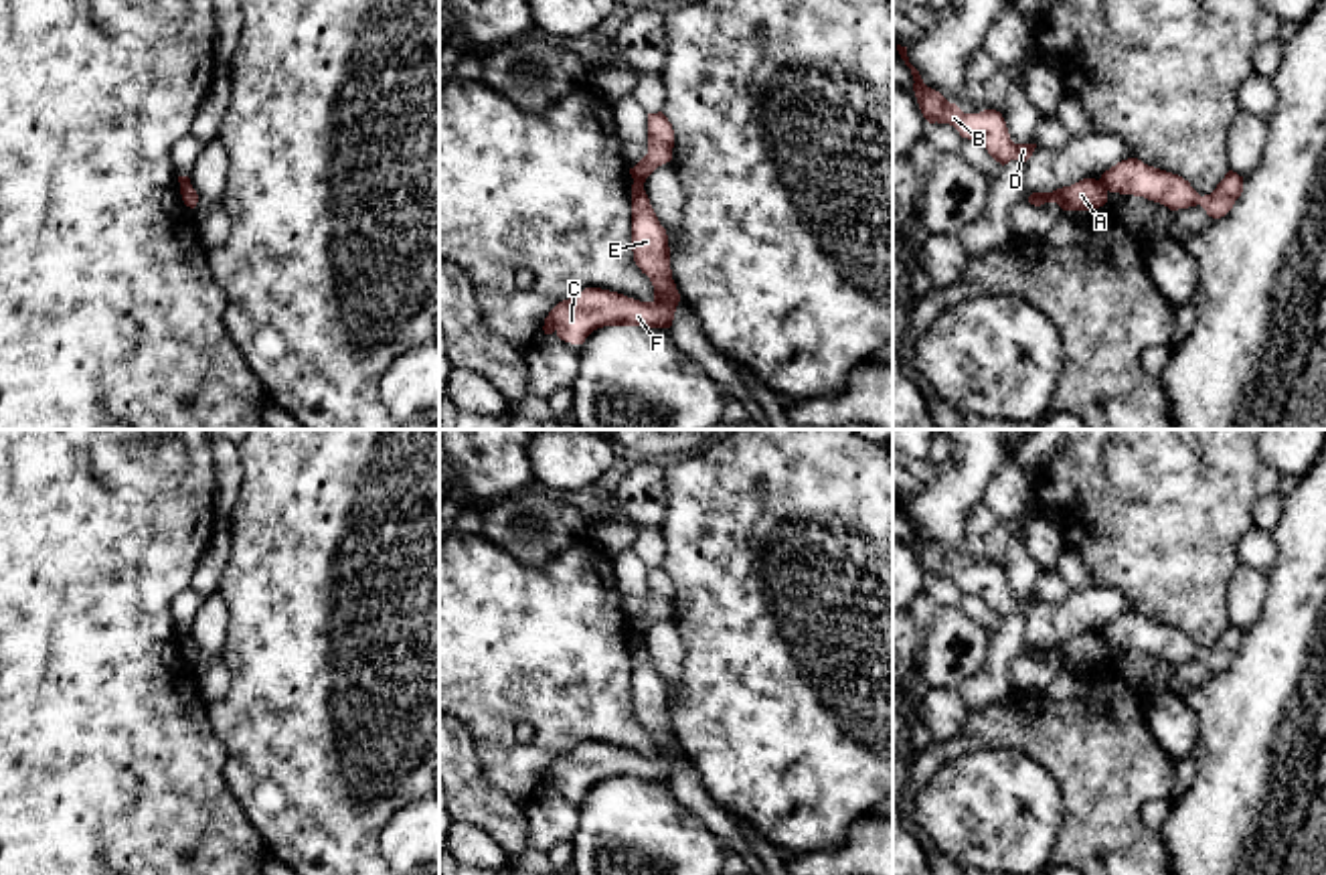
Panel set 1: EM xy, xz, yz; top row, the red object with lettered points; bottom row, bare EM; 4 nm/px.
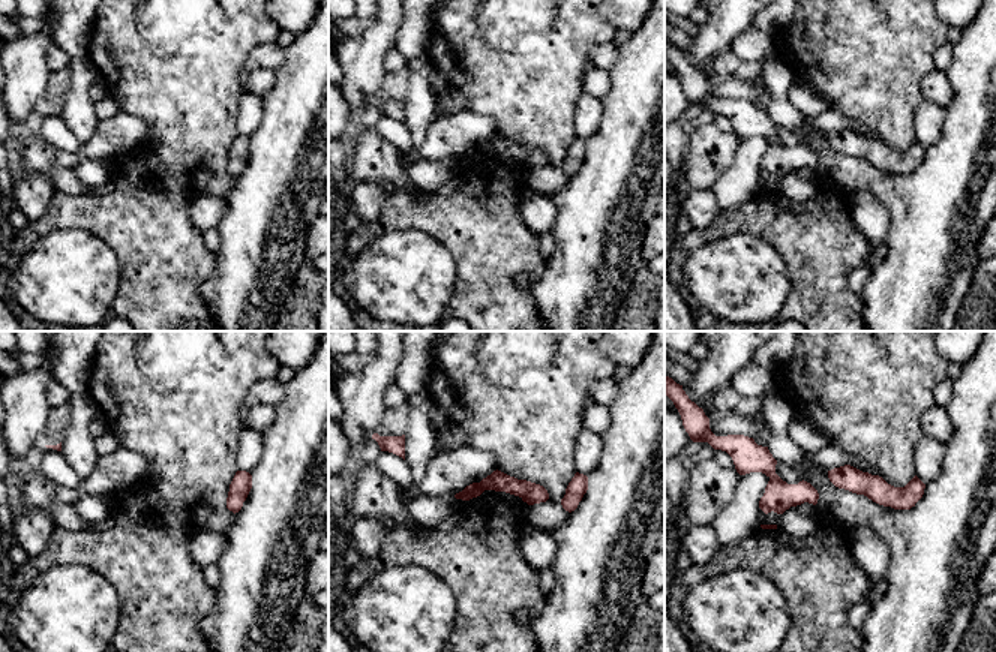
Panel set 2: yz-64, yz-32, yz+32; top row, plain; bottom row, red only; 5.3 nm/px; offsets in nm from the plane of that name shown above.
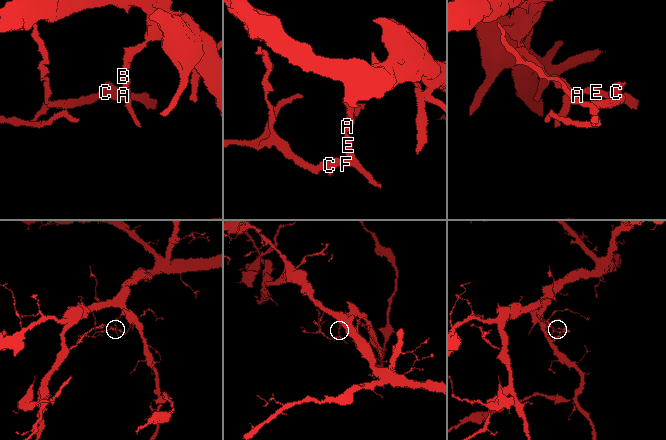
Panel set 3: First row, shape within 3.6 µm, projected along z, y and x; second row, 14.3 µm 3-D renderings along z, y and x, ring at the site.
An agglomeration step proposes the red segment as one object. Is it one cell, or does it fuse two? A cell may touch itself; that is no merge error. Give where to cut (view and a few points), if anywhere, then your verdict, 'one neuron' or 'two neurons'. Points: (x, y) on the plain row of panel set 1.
cut yz (1098, 634), (1106, 645); two neurons

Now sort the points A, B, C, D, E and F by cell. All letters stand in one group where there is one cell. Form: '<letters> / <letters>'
A B D / C E F

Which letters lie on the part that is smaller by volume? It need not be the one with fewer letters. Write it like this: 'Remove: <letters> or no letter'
Remove: C, E, F

